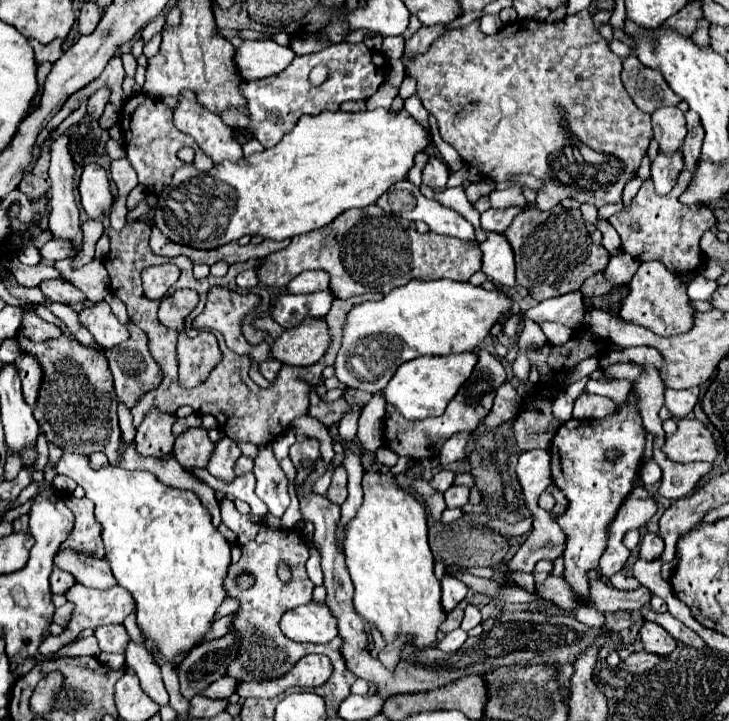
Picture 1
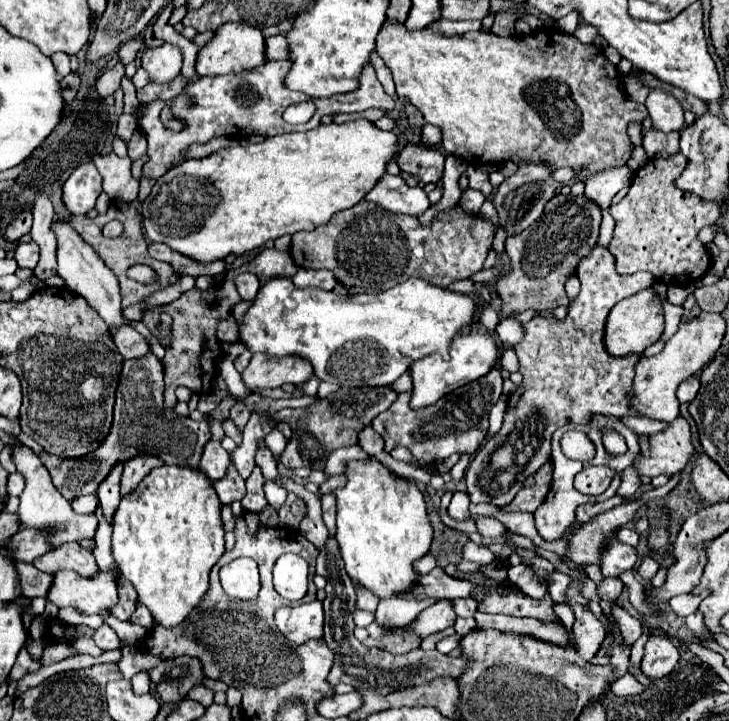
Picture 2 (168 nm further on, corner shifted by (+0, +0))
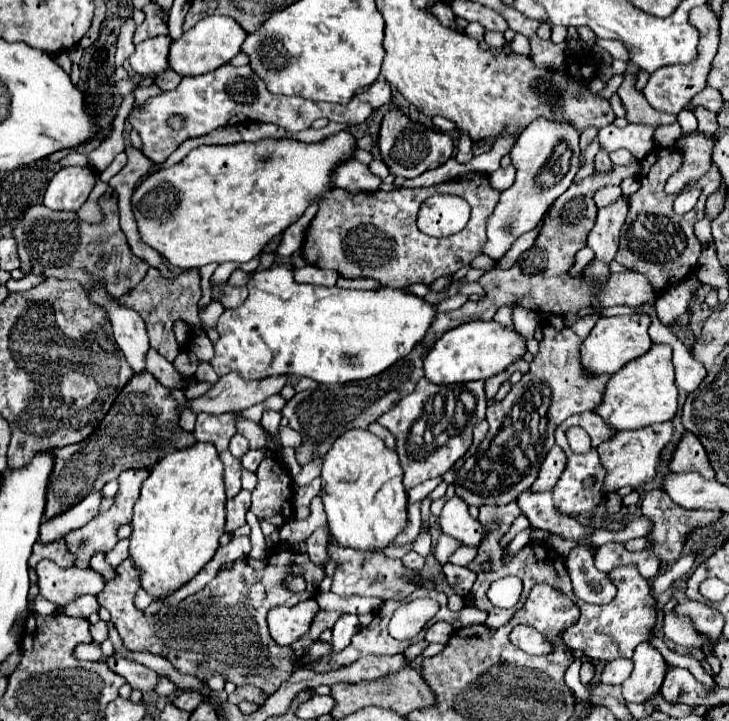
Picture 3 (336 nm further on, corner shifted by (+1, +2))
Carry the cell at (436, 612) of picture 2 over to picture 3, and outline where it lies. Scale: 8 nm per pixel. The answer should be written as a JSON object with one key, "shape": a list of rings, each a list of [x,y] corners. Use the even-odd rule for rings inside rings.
{"shape":[[[435,622],[435,624],[429,626],[425,640],[427,642],[443,642],[445,644],[451,638],[451,634],[453,634],[451,624],[447,624],[447,622]]]}

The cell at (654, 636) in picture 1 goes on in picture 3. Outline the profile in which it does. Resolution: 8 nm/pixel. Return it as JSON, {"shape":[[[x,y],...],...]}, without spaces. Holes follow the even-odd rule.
{"shape":[[[641,642],[635,648],[633,662],[635,668],[629,680],[623,682],[623,698],[627,702],[641,704],[661,690],[667,672],[667,662],[661,656],[661,652],[649,642]]]}

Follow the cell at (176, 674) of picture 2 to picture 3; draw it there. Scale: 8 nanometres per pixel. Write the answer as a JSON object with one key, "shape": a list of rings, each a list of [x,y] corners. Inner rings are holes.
{"shape":[[[107,658],[105,662],[113,672],[121,674],[133,688],[139,688],[141,692],[153,692],[157,682],[159,682],[157,672],[147,668],[147,666],[143,666],[143,664],[123,660],[123,658]]]}

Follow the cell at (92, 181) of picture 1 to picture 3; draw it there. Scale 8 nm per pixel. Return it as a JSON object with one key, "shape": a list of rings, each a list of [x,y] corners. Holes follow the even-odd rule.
{"shape":[[[69,166],[69,168],[63,168],[59,170],[47,190],[45,190],[45,200],[43,204],[51,210],[79,210],[93,186],[95,186],[95,170],[93,168],[77,168],[77,166]]]}

